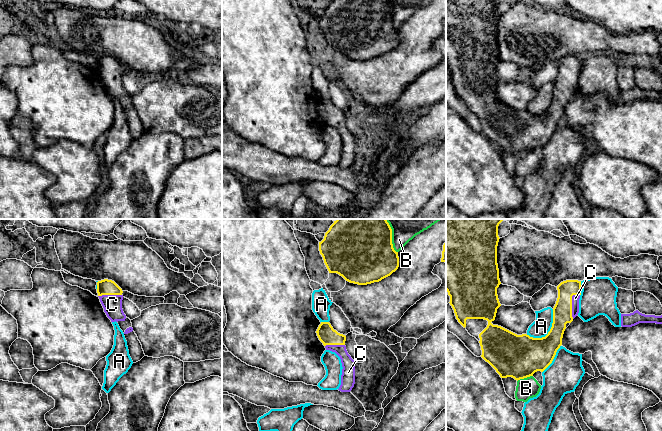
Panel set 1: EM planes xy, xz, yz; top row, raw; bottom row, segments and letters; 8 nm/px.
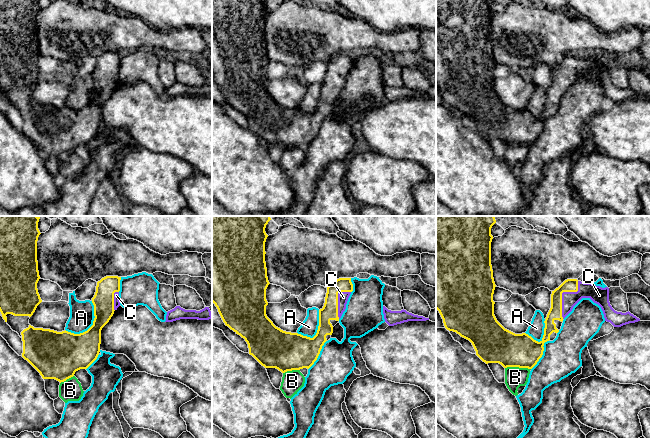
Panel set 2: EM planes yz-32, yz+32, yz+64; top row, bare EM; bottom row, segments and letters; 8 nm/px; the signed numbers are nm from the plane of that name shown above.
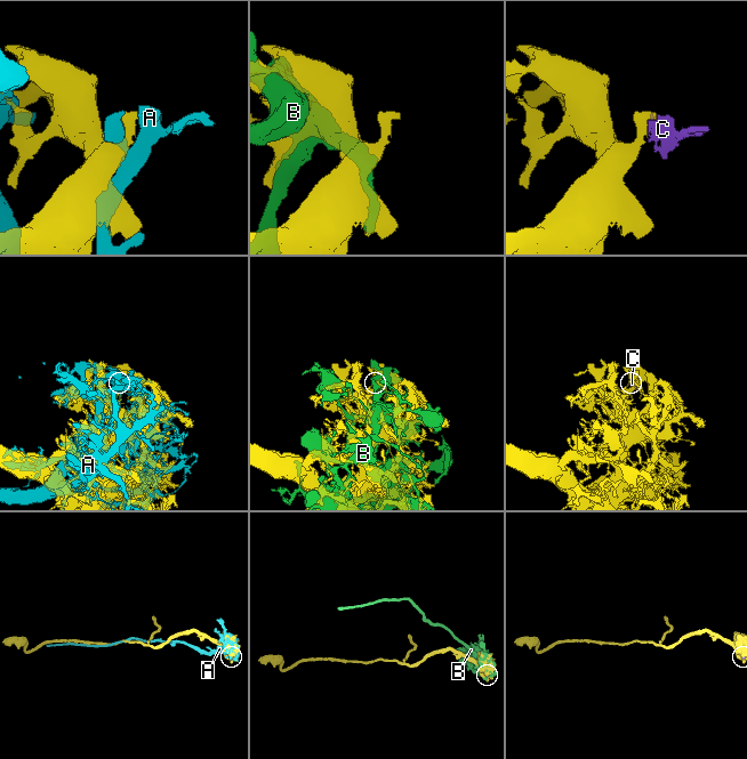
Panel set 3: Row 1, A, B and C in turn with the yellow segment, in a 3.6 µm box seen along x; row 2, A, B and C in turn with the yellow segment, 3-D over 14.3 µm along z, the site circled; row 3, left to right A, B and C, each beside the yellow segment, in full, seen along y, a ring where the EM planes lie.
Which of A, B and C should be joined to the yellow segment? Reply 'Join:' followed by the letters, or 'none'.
Join: C

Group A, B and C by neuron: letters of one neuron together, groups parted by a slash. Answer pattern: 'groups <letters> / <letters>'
groups A / B / C

